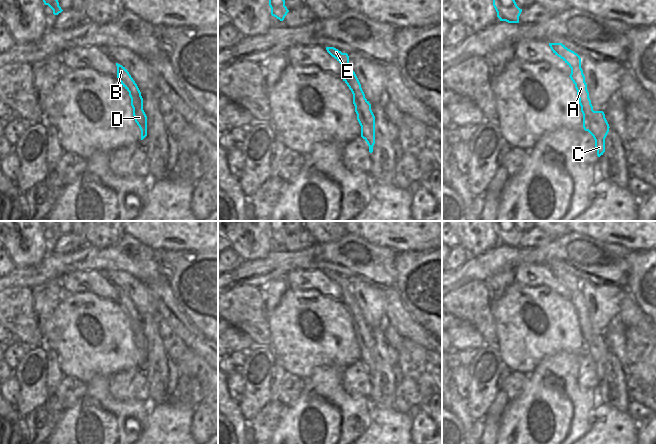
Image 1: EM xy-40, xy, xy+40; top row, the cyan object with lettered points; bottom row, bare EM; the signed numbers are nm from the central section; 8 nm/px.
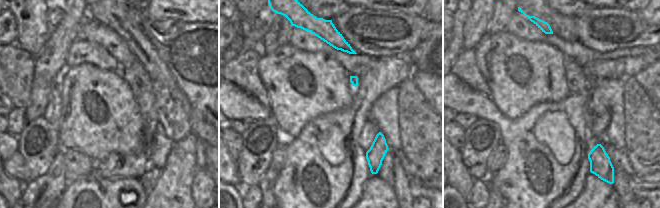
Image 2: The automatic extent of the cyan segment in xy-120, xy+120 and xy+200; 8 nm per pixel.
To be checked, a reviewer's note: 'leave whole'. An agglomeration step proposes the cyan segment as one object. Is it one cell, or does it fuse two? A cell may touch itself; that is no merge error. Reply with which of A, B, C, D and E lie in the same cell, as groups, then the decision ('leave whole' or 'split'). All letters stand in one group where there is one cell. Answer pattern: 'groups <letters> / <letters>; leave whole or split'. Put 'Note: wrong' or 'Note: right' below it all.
groups A B C D E; leave whole
Note: right

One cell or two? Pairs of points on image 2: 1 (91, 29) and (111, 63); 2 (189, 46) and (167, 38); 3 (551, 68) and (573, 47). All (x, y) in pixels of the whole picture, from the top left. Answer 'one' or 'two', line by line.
1: two
2: one
3: two

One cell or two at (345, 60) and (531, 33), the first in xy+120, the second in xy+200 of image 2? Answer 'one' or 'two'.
one

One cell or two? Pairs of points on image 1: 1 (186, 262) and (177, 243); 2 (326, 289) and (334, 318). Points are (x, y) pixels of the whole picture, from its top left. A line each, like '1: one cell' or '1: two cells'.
1: two cells
2: two cells

